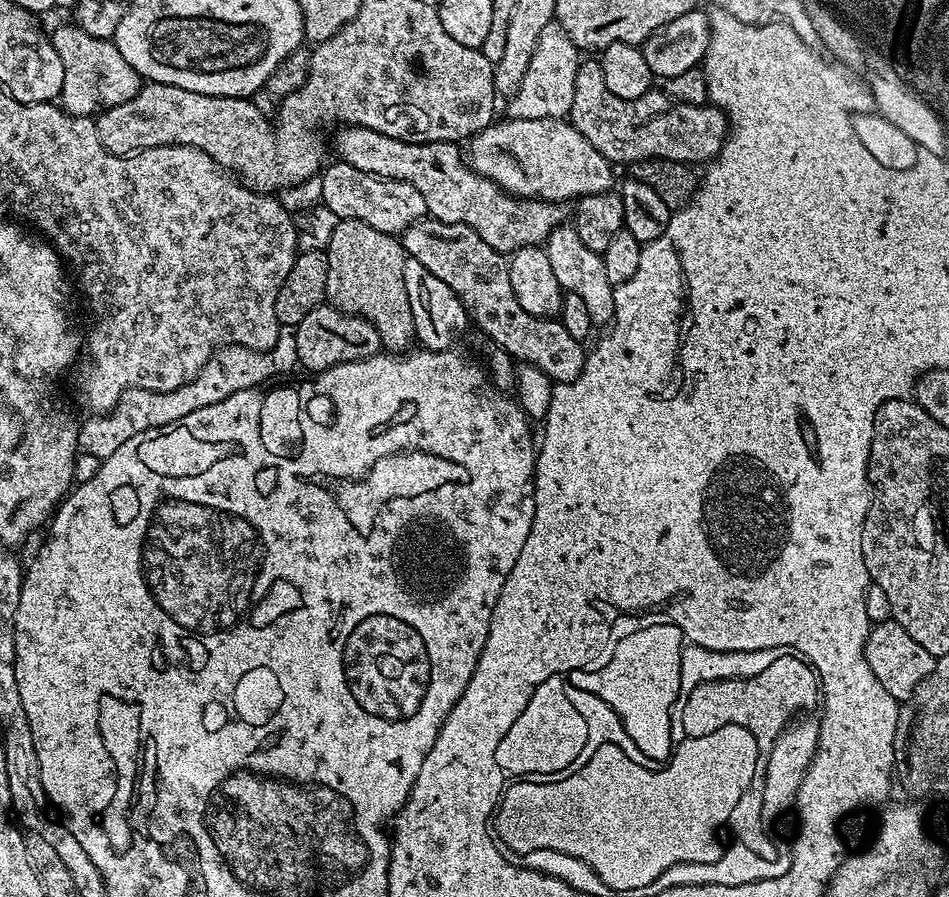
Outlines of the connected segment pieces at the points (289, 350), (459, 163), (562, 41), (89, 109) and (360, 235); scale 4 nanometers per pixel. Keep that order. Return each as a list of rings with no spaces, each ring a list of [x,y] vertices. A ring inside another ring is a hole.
[[[281,325],[278,342],[268,351],[250,350],[249,347],[228,345],[217,349],[207,360],[206,365],[190,382],[183,384],[178,390],[150,391],[141,388],[128,388],[122,393],[111,412],[104,415],[90,416],[77,429],[76,445],[80,452],[93,454],[104,459],[114,454],[124,442],[134,438],[146,430],[172,425],[186,414],[194,414],[194,410],[202,410],[202,406],[214,406],[214,402],[222,402],[222,398],[230,398],[241,390],[261,387],[292,368],[296,368],[297,336],[293,325]]]
[[[353,124],[337,127],[335,132],[336,141],[330,144],[330,148],[336,151],[335,159],[339,163],[354,166],[354,170],[362,170],[362,174],[410,182],[410,186],[414,186],[414,190],[418,190],[426,201],[431,219],[470,226],[478,238],[484,239],[499,252],[511,254],[520,248],[543,245],[550,233],[565,223],[563,203],[512,196],[492,180],[478,175],[466,163],[455,143],[447,140],[429,144],[406,142]]]
[[[558,23],[547,24],[542,29],[542,34],[538,38],[538,46],[530,58],[530,66],[526,66],[526,74],[522,78],[518,90],[514,95],[507,97],[507,115],[513,120],[517,120],[518,118],[565,119],[569,115],[571,104],[574,102],[574,82],[578,78],[578,70],[581,63],[581,49],[576,47],[576,43],[570,38],[570,34],[566,34],[566,30],[562,30],[562,26]]]
[[[72,22],[51,29],[50,39],[54,50],[58,50],[58,58],[62,58],[64,81],[58,104],[68,115],[95,117],[106,108],[130,102],[130,98],[140,92],[141,76],[130,62],[126,62],[126,58],[122,58],[118,46],[111,39],[91,37]]]
[[[337,219],[326,251],[327,303],[341,312],[349,312],[351,316],[366,318],[366,322],[378,330],[381,345],[389,353],[409,351],[416,340],[416,331],[414,314],[410,314],[410,298],[406,294],[403,243],[396,236],[374,230],[374,226],[366,226],[366,222]]]

